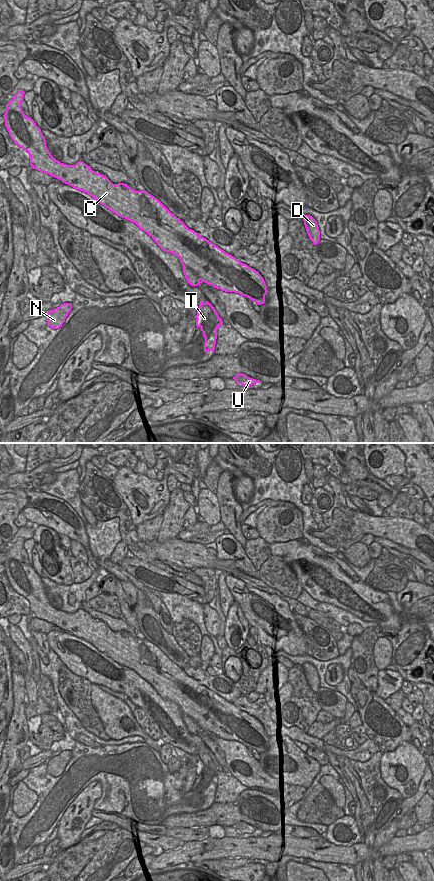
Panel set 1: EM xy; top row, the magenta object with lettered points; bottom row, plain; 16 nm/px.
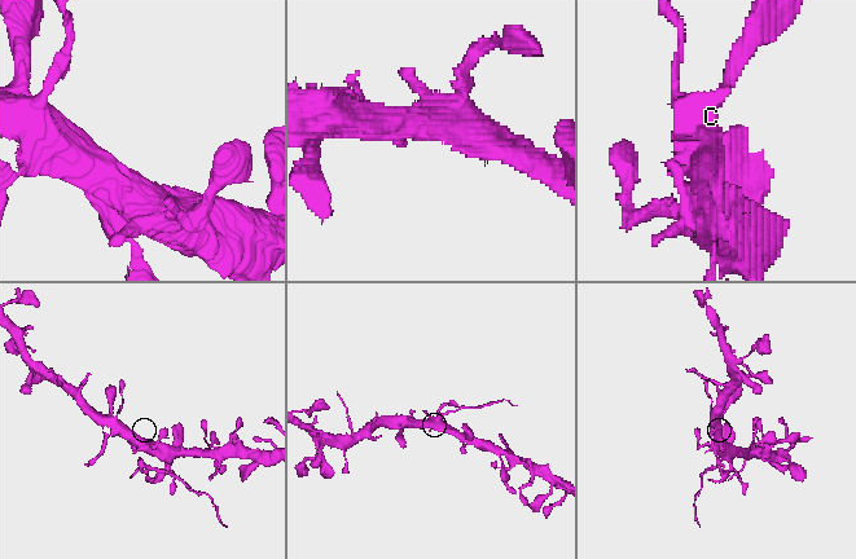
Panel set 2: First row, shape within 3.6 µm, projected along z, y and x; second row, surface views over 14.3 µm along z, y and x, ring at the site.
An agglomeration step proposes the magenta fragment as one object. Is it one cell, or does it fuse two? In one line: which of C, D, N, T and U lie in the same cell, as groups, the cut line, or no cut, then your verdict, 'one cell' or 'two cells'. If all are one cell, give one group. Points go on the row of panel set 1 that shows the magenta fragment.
C D N U / T; cut in xy along (184, 268), (190, 268), (200, 279); two cells

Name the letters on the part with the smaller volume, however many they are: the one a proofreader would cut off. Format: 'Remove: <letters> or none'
Remove: T

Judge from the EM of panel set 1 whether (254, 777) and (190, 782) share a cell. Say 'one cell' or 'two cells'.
two cells

